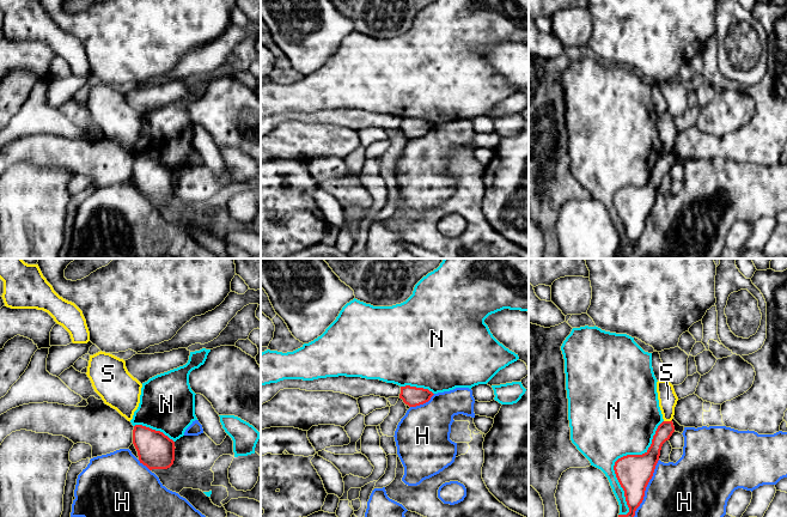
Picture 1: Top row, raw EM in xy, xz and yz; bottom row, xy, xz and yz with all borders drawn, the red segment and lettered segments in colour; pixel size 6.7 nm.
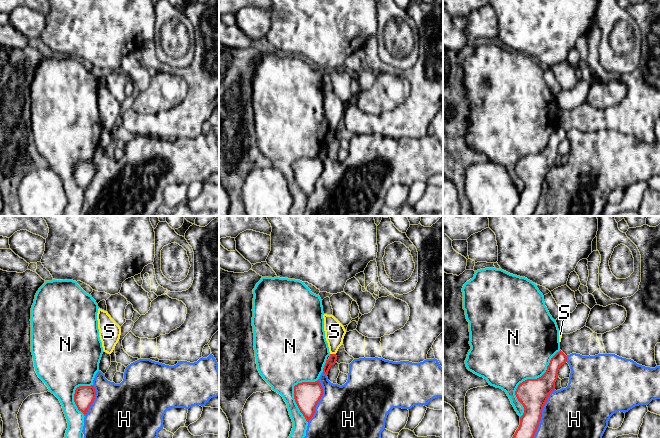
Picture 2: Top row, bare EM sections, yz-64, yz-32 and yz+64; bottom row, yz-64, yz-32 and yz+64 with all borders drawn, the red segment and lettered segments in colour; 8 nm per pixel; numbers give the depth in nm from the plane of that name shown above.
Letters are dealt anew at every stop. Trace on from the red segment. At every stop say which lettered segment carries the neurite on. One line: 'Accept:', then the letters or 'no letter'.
Accept: no letter

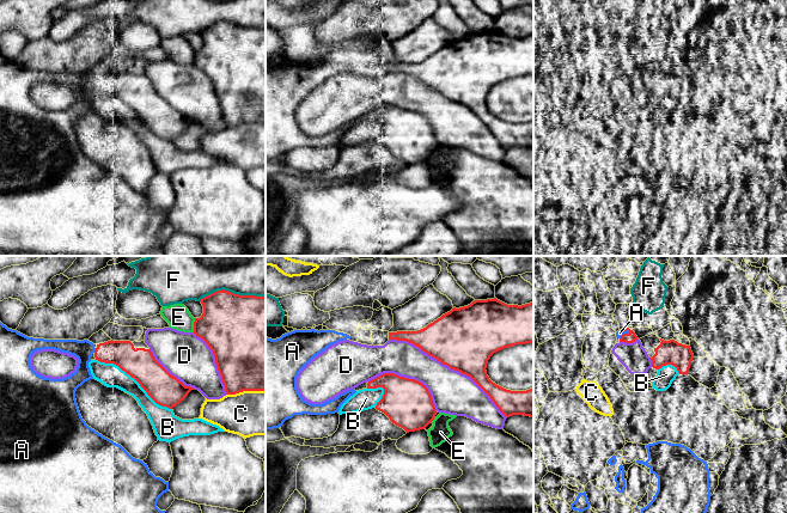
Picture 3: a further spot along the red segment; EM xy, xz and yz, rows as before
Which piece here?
Accept: A

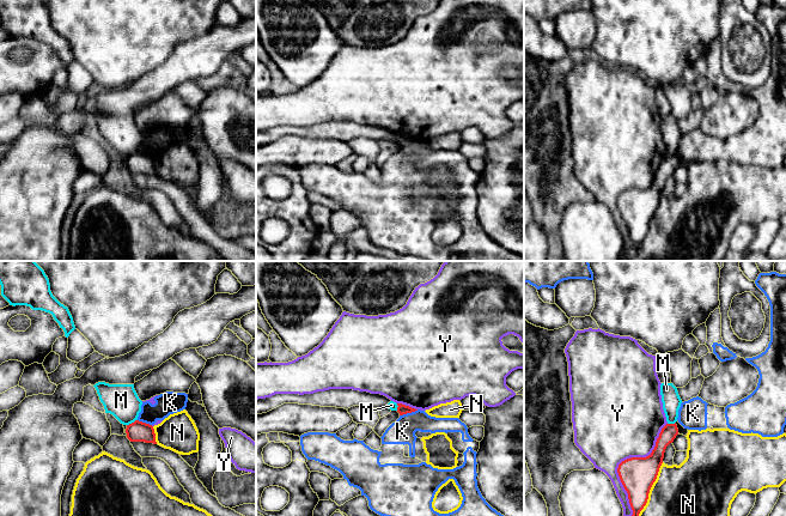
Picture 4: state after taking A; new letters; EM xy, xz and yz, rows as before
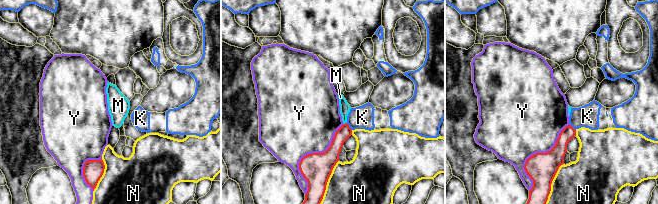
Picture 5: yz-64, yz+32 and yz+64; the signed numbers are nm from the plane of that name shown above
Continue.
Accept: no letter

